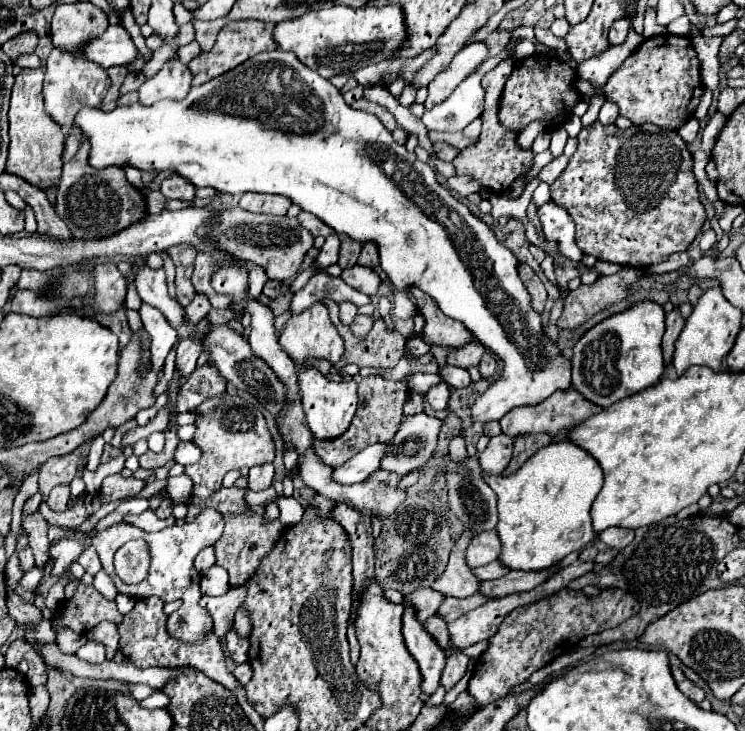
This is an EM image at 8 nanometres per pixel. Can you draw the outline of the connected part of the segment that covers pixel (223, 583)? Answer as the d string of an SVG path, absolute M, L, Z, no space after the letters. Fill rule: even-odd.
M212 565L200 581L200 591L202 595L212 595L212 597L220 597L224 593L228 593L230 585L228 585L228 573L224 569L220 569L218 565Z

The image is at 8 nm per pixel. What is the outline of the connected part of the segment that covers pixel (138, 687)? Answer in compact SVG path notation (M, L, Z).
M124 683L128 689L128 692L138 701L141 701L145 699L146 697L152 695L153 693L157 691L157 689L152 689L151 687L148 687L148 685L144 684L131 684L131 683Z

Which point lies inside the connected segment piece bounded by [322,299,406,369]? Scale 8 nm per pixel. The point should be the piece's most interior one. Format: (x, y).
(379, 348)

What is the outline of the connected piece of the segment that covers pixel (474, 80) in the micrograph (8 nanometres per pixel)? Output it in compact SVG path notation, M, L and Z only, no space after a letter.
M523 40L513 46L507 46L498 55L486 59L478 71L474 71L470 77L466 77L466 79L454 89L454 93L452 93L444 103L440 103L440 105L432 107L430 111L426 111L426 113L420 117L420 121L422 121L422 123L426 125L426 129L430 129L430 131L432 131L432 129L434 129L434 131L462 131L466 125L470 125L470 123L472 123L476 117L480 117L480 113L484 111L484 93L486 93L486 91L484 91L484 87L482 87L480 81L482 81L482 77L484 77L486 72L494 69L511 53L517 60L520 60L534 55L535 52L535 45L529 40Z

